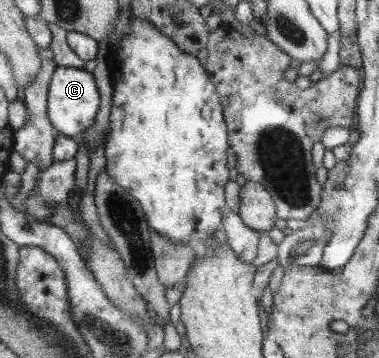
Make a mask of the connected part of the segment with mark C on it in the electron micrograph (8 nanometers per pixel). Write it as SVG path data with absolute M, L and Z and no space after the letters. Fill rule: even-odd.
M56 66L48 87L47 115L57 134L77 139L93 123L101 105L94 75L83 68Z

